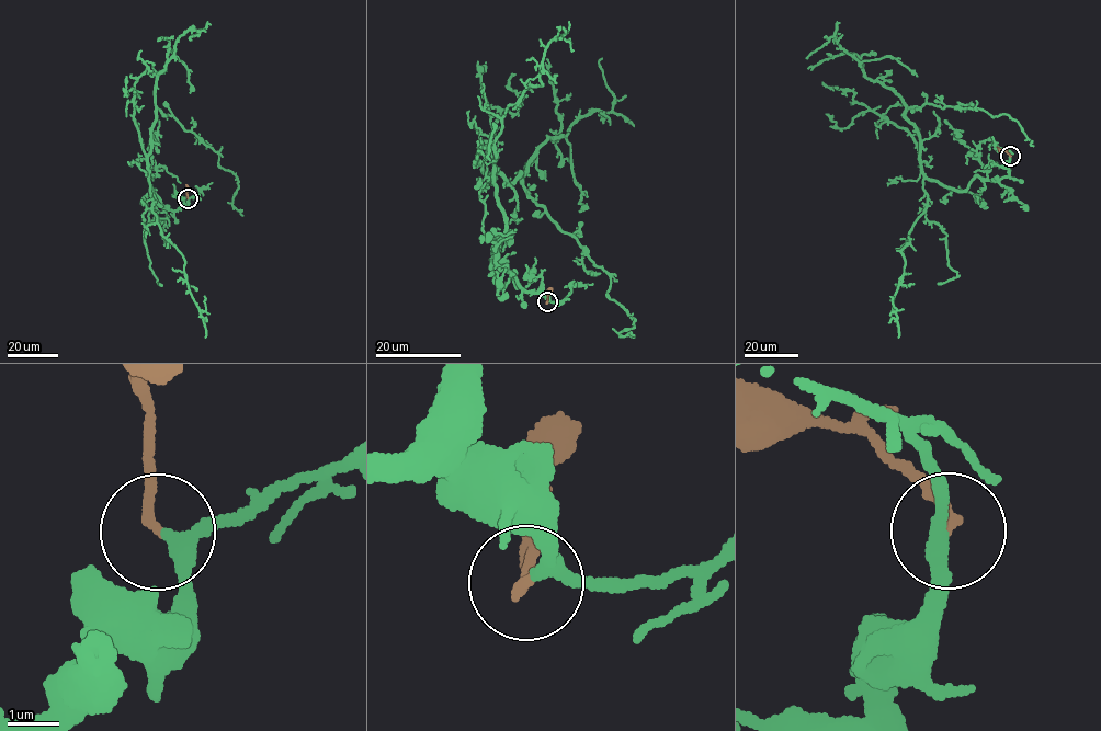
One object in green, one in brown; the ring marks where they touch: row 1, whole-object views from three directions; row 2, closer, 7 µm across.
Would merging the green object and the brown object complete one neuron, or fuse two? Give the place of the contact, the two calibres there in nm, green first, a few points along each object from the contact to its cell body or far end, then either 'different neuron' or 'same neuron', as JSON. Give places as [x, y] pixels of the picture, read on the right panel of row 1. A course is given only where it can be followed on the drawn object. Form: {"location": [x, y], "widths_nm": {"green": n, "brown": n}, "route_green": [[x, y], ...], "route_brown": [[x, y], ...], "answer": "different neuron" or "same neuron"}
{"location": [1010, 156], "widths_nm": {"green": 260, "brown": 200}, "route_green": [[1010, 156], [998, 182], [944, 186], [923, 172], [905, 112], [928, 103], [1005, 113], [1033, 146]], "route_brown": [[1010, 156], [997, 147]], "answer": "same neuron"}

